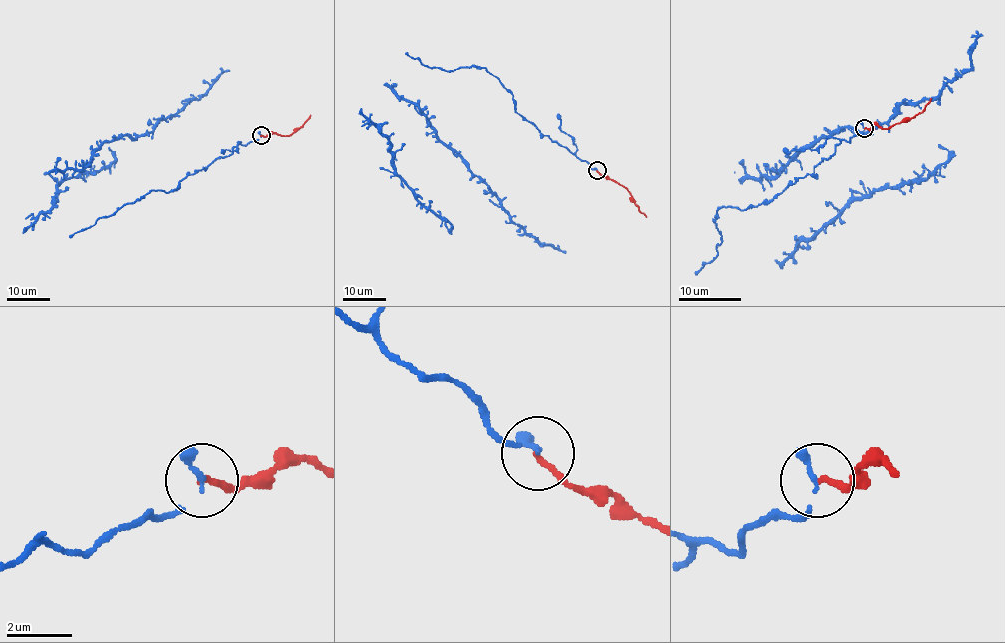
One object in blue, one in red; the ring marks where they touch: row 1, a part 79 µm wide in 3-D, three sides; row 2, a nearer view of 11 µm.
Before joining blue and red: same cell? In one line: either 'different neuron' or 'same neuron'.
same neuron

